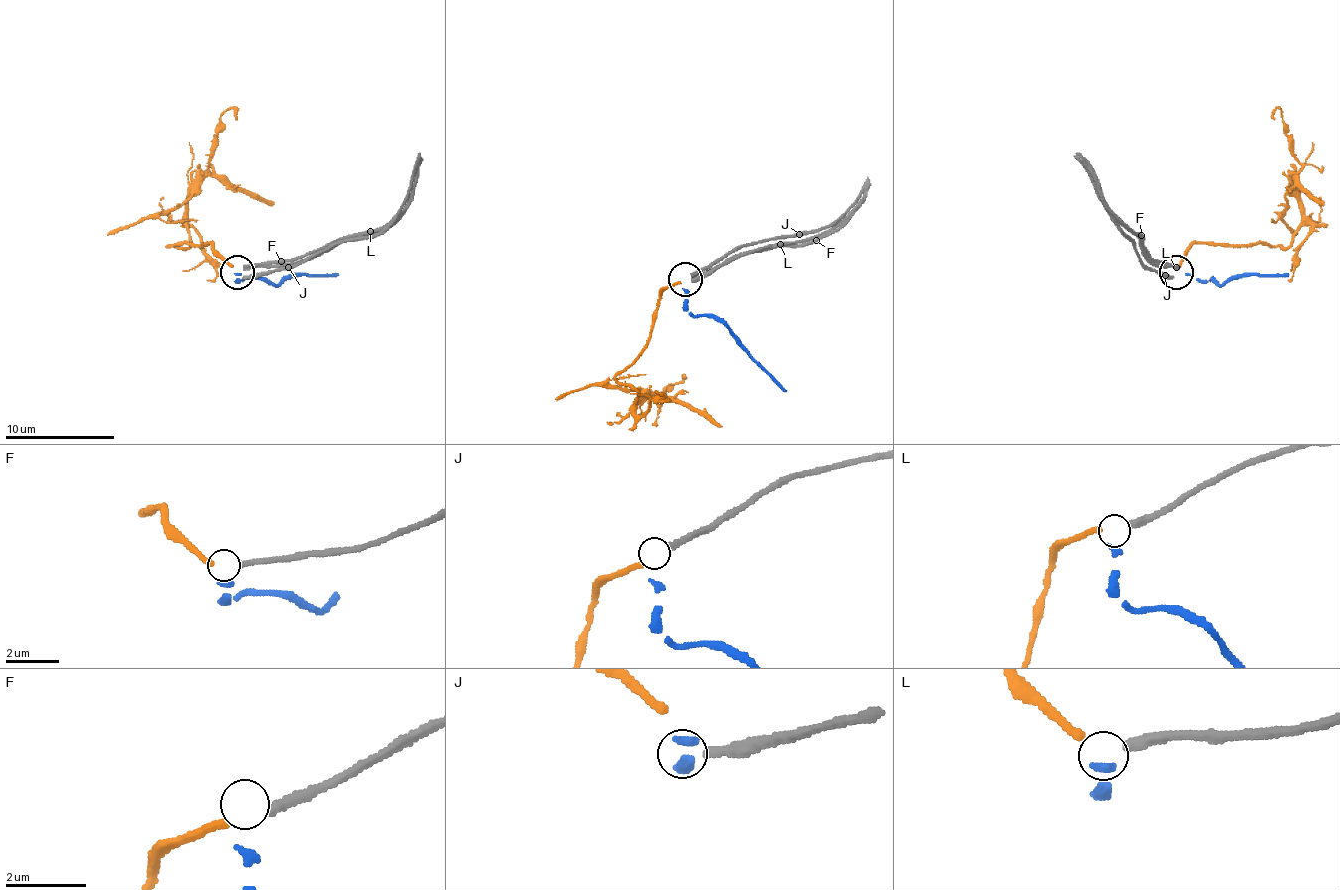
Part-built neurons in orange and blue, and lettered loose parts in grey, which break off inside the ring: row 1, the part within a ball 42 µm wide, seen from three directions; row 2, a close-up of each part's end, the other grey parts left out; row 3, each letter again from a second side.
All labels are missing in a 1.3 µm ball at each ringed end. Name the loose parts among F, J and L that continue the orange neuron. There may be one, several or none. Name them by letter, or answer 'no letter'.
F

